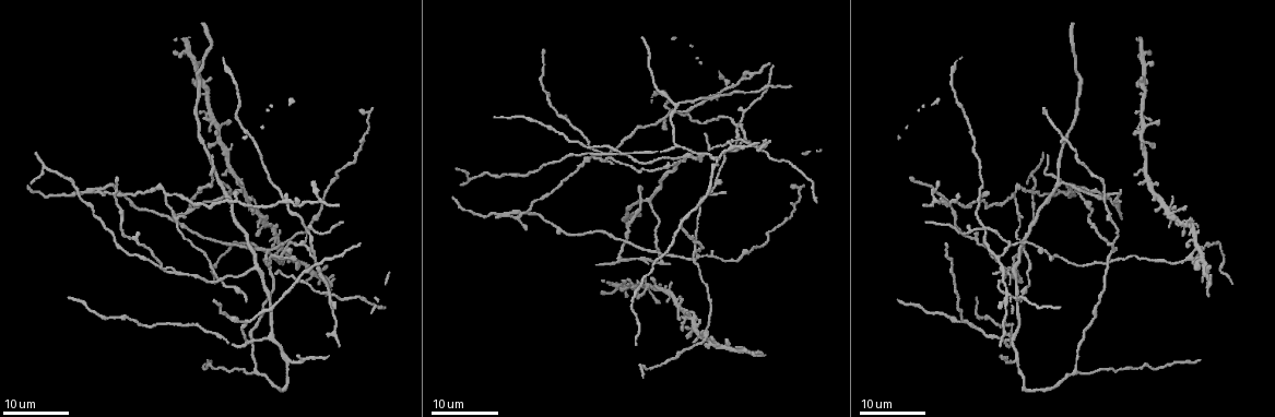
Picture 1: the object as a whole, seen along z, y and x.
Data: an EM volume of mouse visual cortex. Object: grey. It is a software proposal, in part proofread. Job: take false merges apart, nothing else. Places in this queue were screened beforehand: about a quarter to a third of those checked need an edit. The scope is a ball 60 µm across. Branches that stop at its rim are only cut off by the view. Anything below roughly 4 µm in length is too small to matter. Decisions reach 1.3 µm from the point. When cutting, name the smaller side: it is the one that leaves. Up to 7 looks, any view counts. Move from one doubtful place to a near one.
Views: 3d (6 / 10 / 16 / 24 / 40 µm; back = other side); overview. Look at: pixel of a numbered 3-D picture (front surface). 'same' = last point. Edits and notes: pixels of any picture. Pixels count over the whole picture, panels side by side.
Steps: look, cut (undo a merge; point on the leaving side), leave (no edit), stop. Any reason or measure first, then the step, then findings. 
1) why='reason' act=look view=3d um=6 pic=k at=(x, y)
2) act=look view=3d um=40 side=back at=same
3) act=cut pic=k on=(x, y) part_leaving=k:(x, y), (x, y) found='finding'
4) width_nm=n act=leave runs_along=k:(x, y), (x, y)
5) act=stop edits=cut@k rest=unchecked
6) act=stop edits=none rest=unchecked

why='three arms meet' act=look view=3d um=16 pic=1 at=(248, 343)

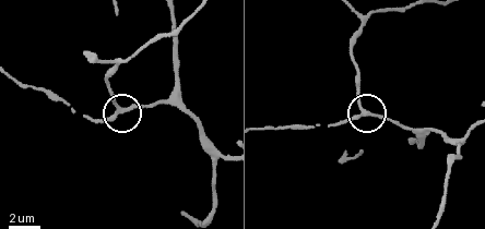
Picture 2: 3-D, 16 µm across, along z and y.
act=look view=3d um=6 pic=2 at=(361, 113)

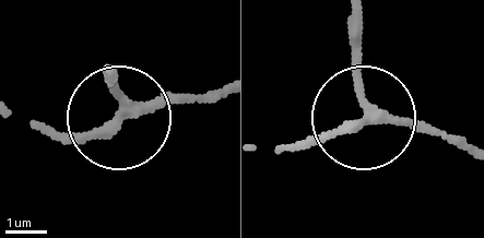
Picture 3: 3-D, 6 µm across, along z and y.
act=leave runs_along=3:(462, 150), (372, 115), (357, 76), (357, 14) found='one neuron here'

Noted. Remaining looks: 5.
why='calibre changes' act=look view=3d um=16 pic=1 at=(296, 246)

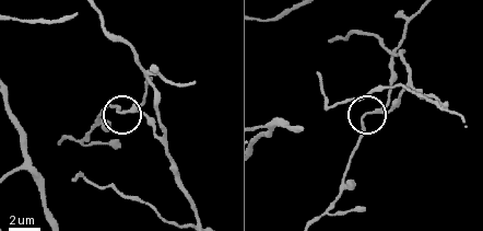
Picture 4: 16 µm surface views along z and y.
act=look view=3d um=6 pic=4 at=(365, 116)

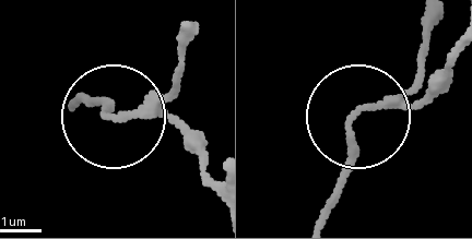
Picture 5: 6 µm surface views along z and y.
act=leave runs_along=5:(74, 104), (137, 114), (178, 75) found='all the same neuron'

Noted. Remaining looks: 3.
why='three-way junction' act=look view=3d um=24 pic=1 at=(255, 267)

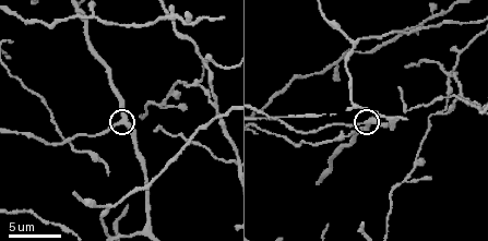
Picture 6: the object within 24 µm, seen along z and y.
act=look view=3d um=6 pic=6 at=(366, 123)

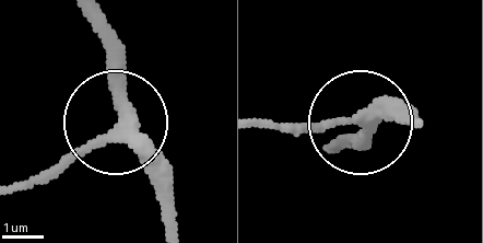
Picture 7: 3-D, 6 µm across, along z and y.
act=leave runs_along=7:(179, 227), (165, 174), (120, 122), (106, 21) found='all the same neuron'

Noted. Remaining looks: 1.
why='a fork' act=look view=3d um=10 pic=6 at=(355, 41)

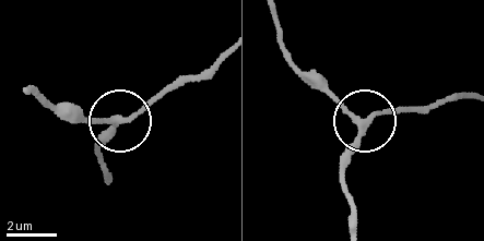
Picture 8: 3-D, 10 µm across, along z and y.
width_nm=220 act=leave runs_along=8:(354, 220), (341, 170), (363, 122), (313, 73) found='all the same neuron'

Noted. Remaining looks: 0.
act=stop edits=none rest=unchecked

